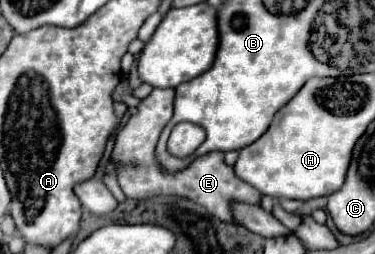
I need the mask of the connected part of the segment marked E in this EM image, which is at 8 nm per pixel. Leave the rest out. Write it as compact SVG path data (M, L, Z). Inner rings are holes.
M154 88L150 96L140 100L138 112L130 116L126 126L118 130L114 158L124 166L120 168L118 174L118 184L122 192L128 198L150 198L156 194L182 196L204 206L216 218L224 222L234 222L230 214L230 202L240 198L240 202L260 204L262 194L256 188L252 188L248 182L236 178L234 168L224 162L224 152L208 152L176 174L168 174L166 170L160 170L160 162L156 162L156 142L160 138L164 124L168 124L168 120L172 118L172 104L174 104L172 88Z

